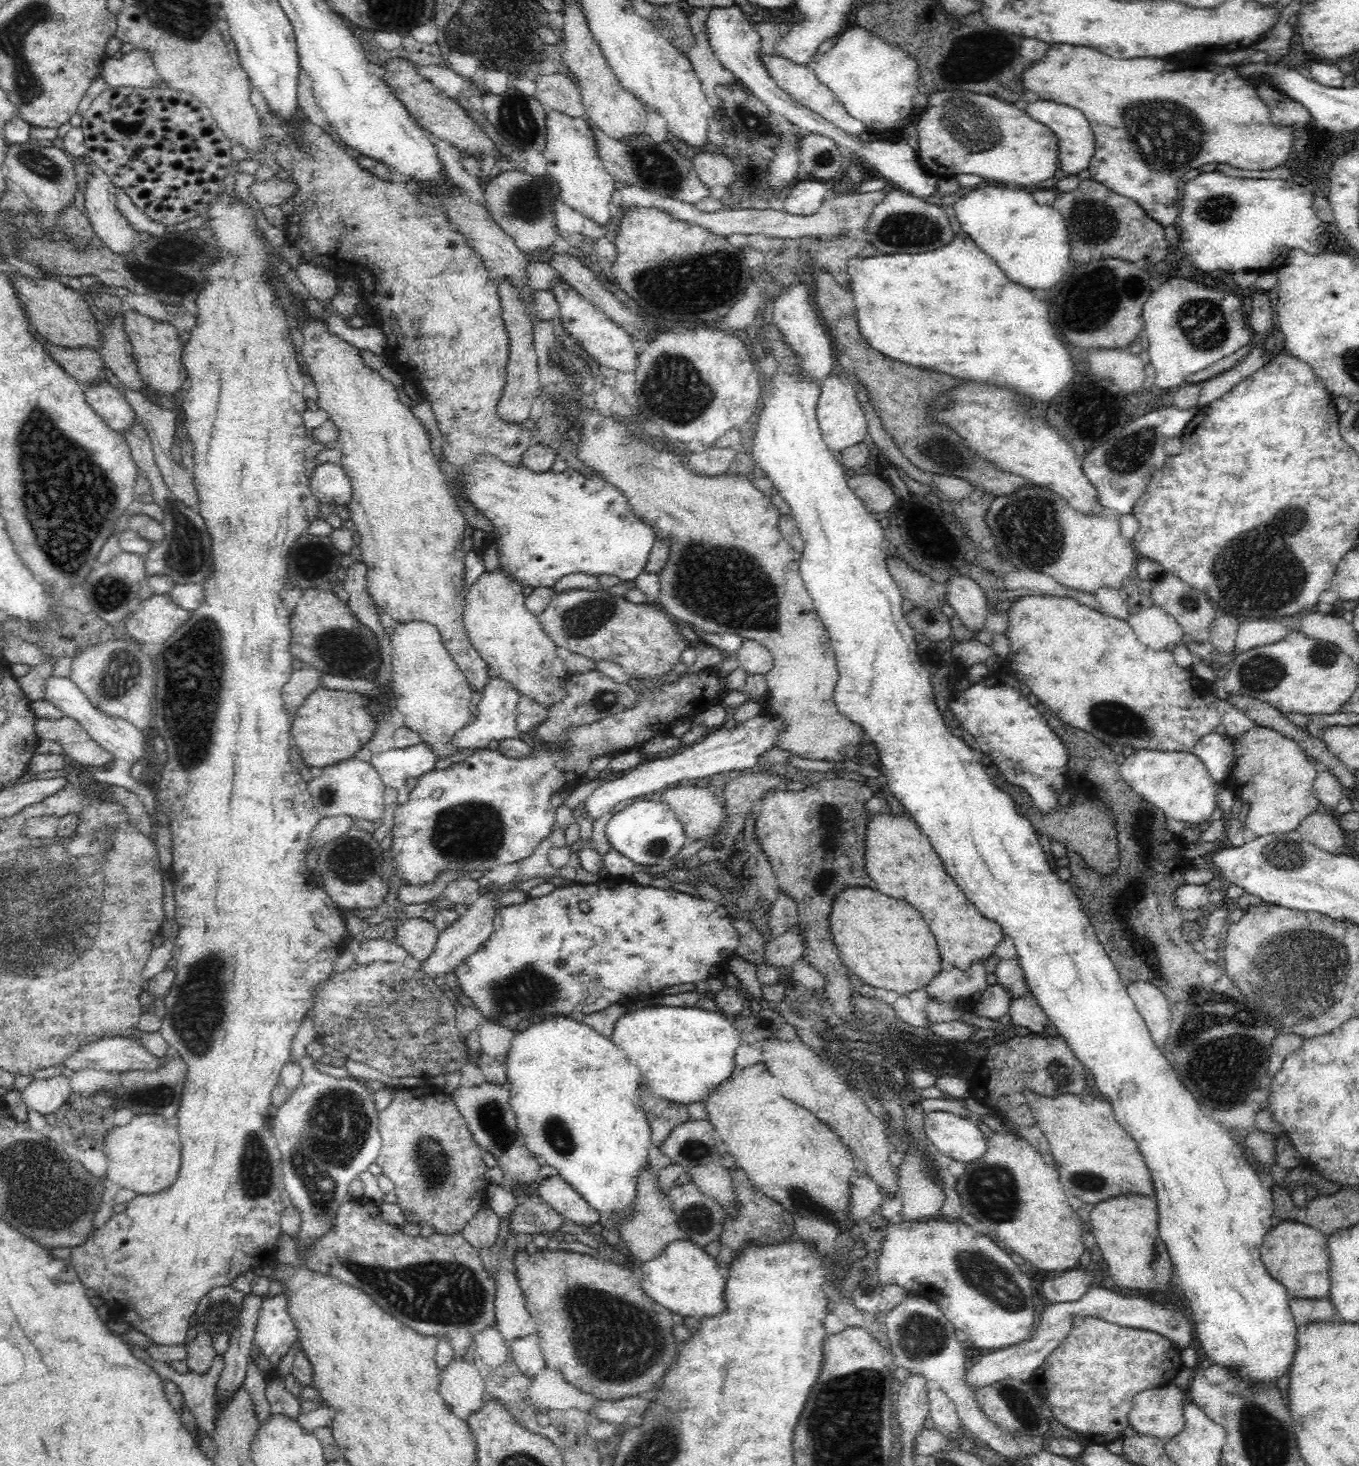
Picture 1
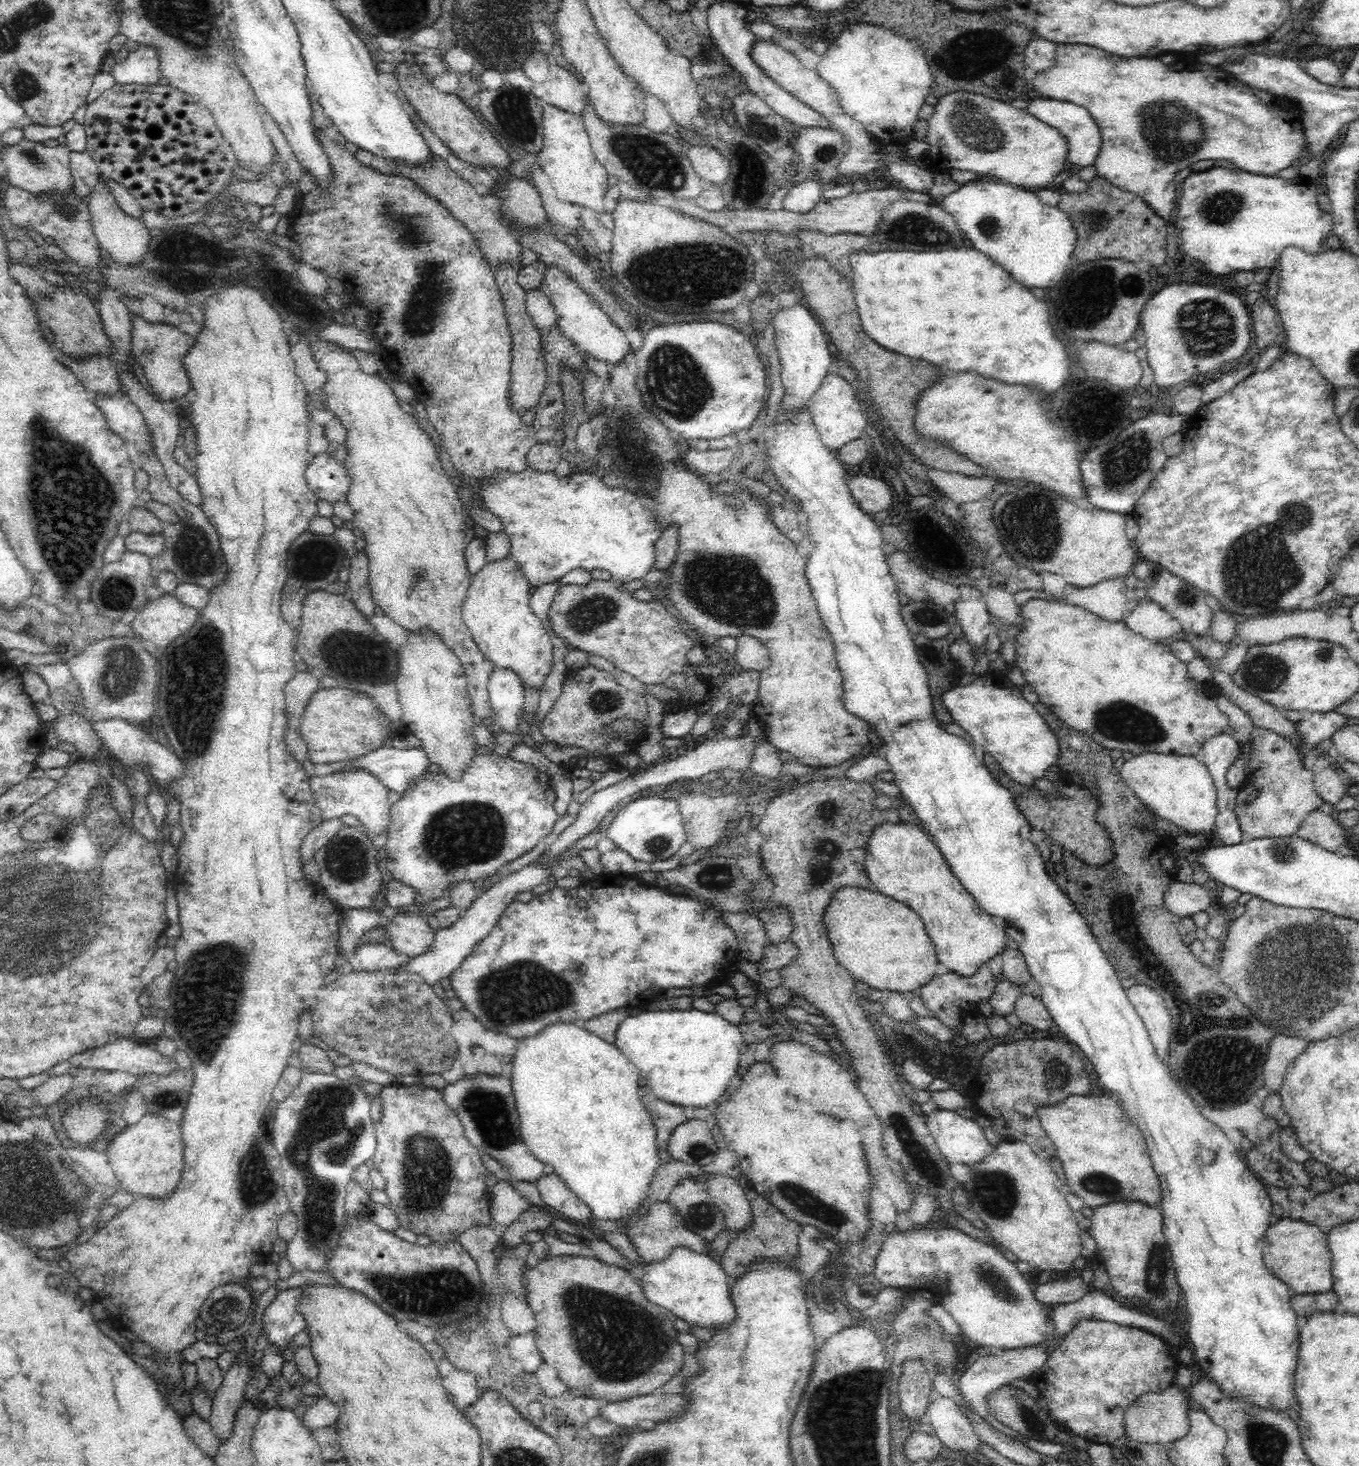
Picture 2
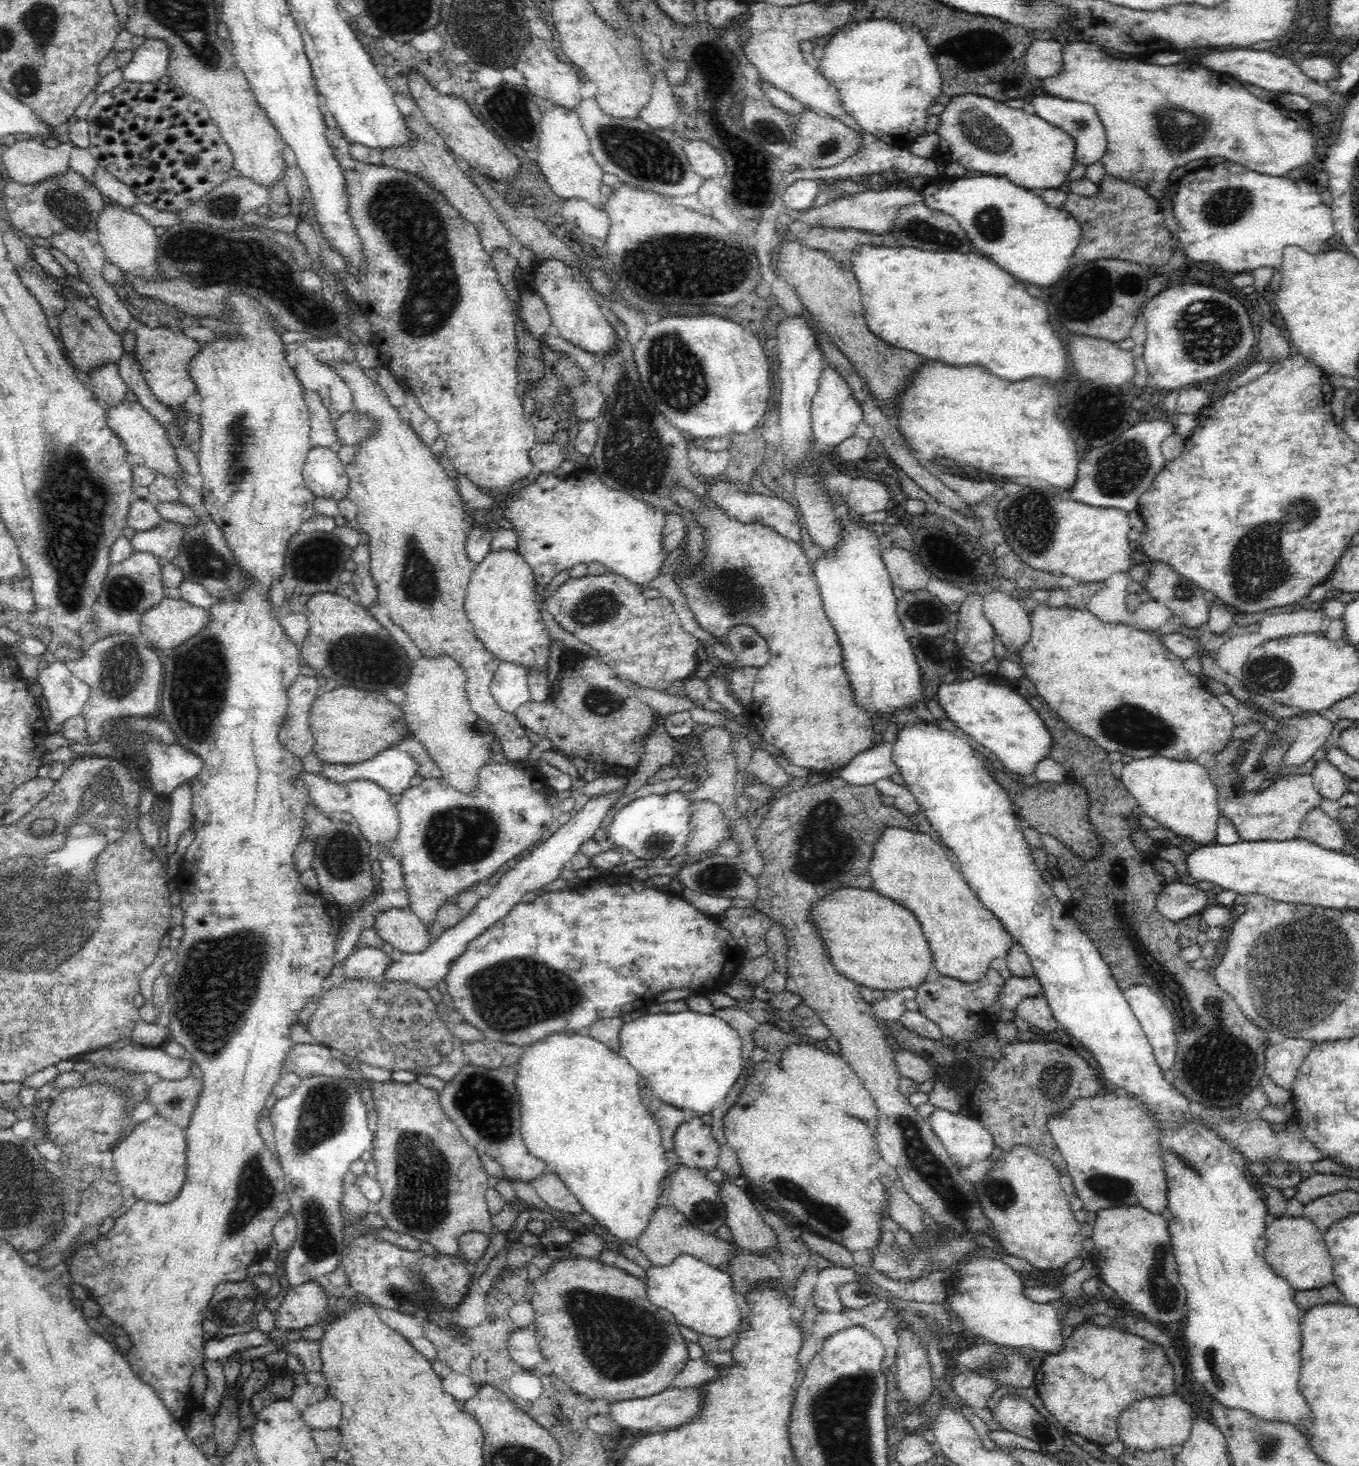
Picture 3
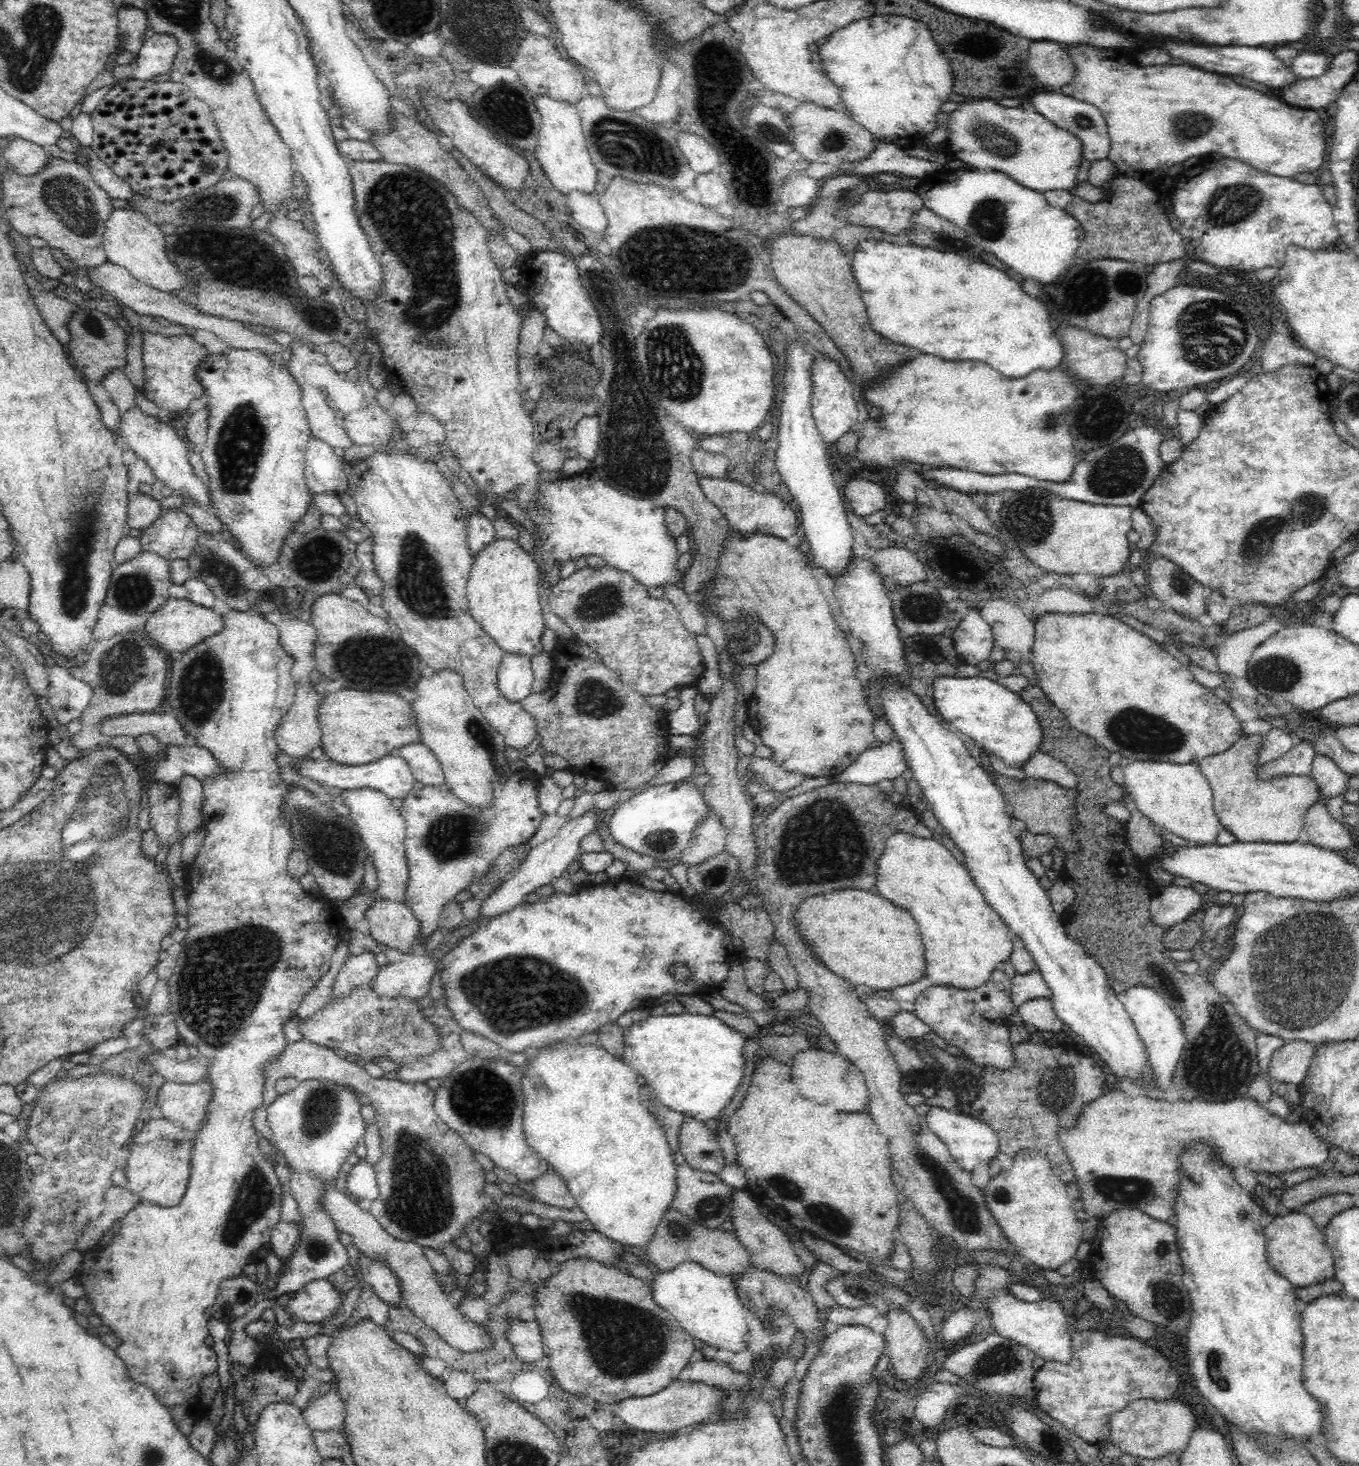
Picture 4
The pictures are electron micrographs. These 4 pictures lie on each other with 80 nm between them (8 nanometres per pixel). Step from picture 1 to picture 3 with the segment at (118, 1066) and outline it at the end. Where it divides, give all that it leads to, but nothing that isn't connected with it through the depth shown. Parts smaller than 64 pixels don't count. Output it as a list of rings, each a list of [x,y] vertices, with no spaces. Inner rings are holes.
[[[130,1046],[117,1051],[96,1049],[82,1054],[83,1060],[98,1065],[119,1066],[131,1072],[153,1072],[160,1079],[179,1081],[191,1076],[193,1059],[182,1058],[180,1054],[172,1055],[162,1048],[137,1047],[132,1051]]]

